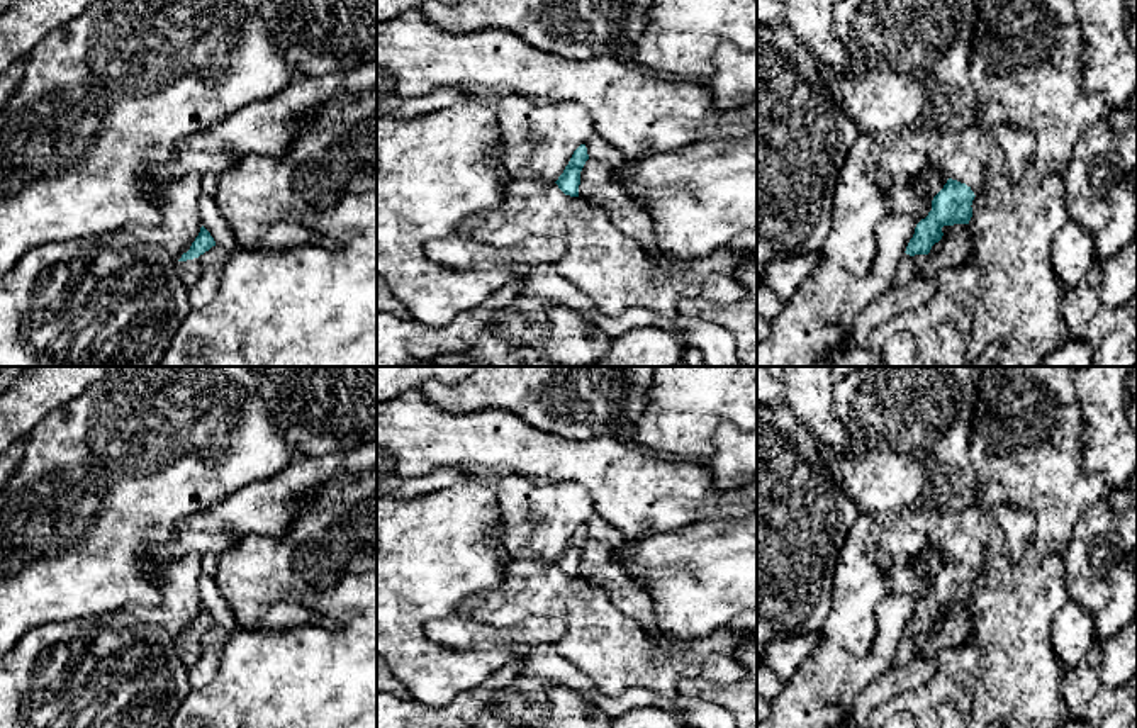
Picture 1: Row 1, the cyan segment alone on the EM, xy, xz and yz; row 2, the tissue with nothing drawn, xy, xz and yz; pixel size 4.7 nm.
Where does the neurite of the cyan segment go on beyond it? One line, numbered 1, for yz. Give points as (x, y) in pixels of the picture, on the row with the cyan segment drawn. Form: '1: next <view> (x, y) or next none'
1: next yz (907, 268)

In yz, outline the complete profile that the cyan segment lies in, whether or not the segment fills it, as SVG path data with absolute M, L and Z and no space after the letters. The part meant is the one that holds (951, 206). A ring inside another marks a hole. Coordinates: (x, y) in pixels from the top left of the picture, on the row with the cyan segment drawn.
M947 180L944 188L933 197L928 216L916 224L915 234L898 263L893 288L899 288L915 278L916 265L913 256L928 255L932 246L942 239L944 226L969 224L974 197L974 192L966 183Z

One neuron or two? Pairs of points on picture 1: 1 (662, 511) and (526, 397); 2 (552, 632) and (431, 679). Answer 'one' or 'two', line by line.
1: two
2: two

